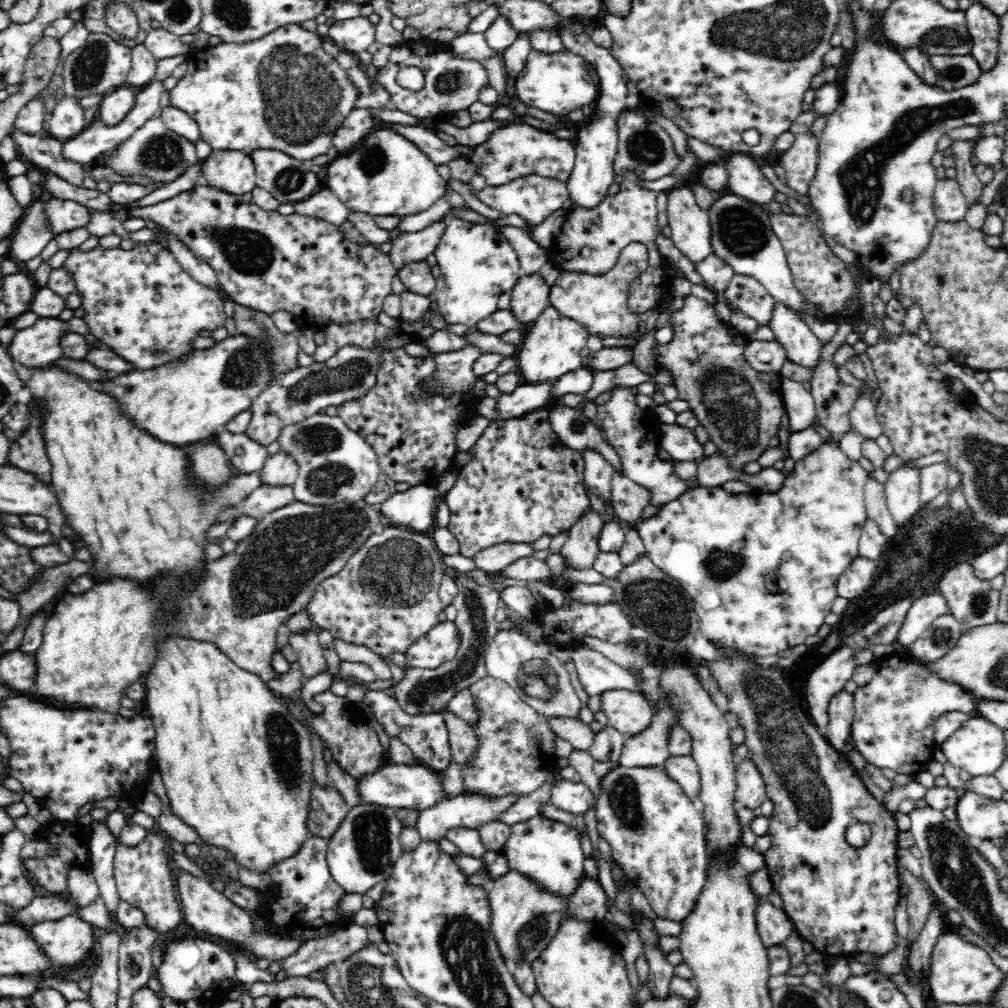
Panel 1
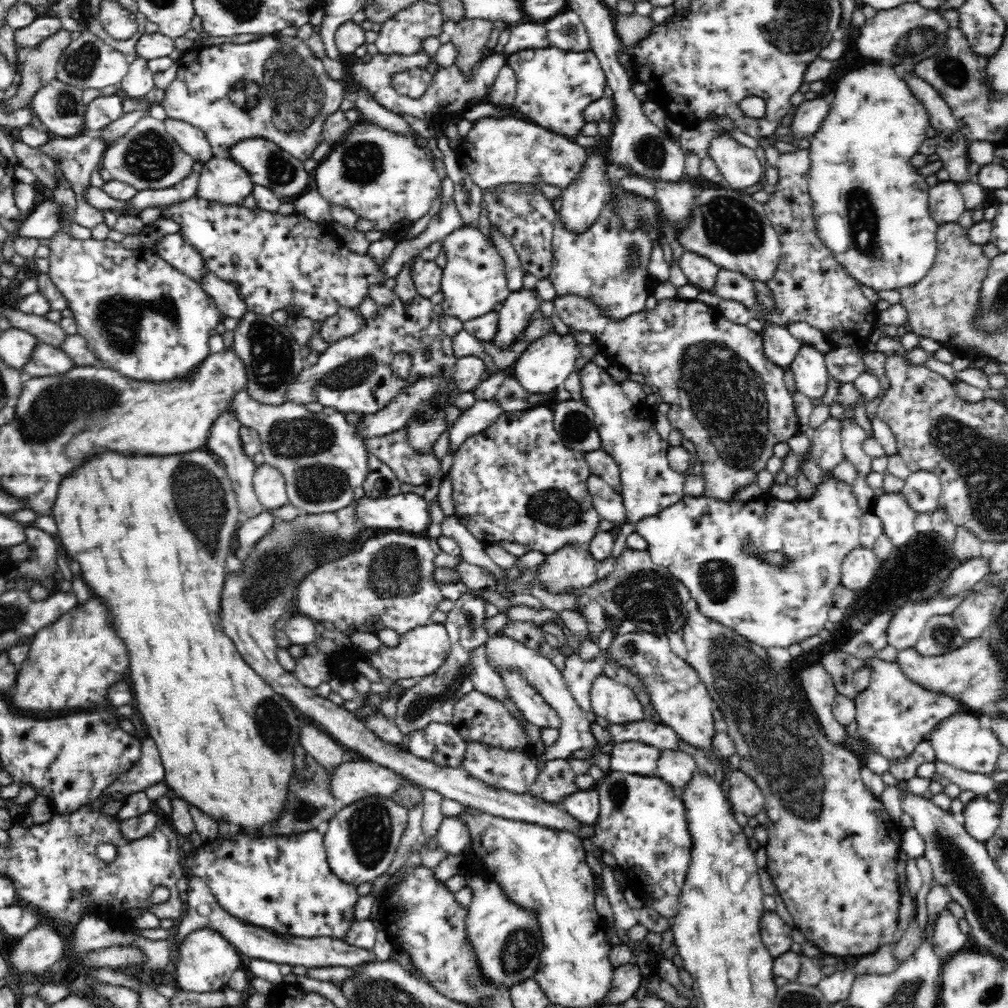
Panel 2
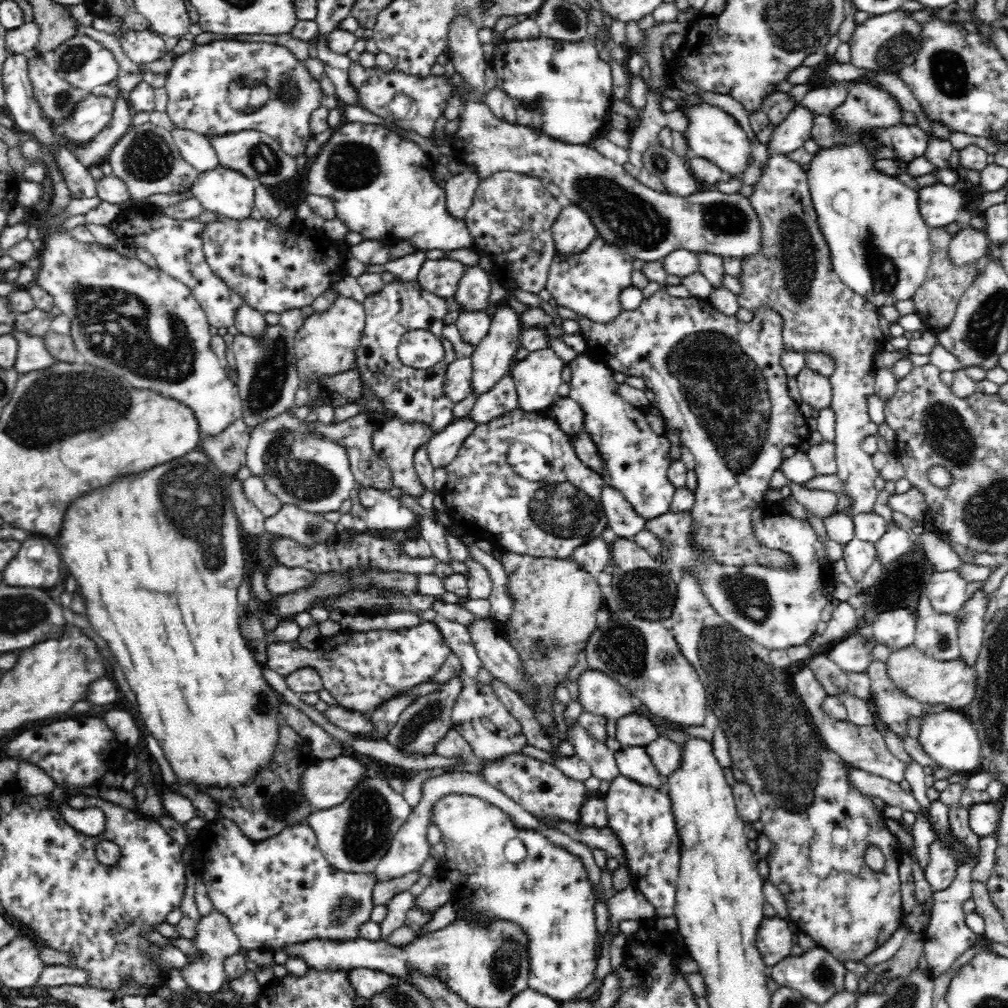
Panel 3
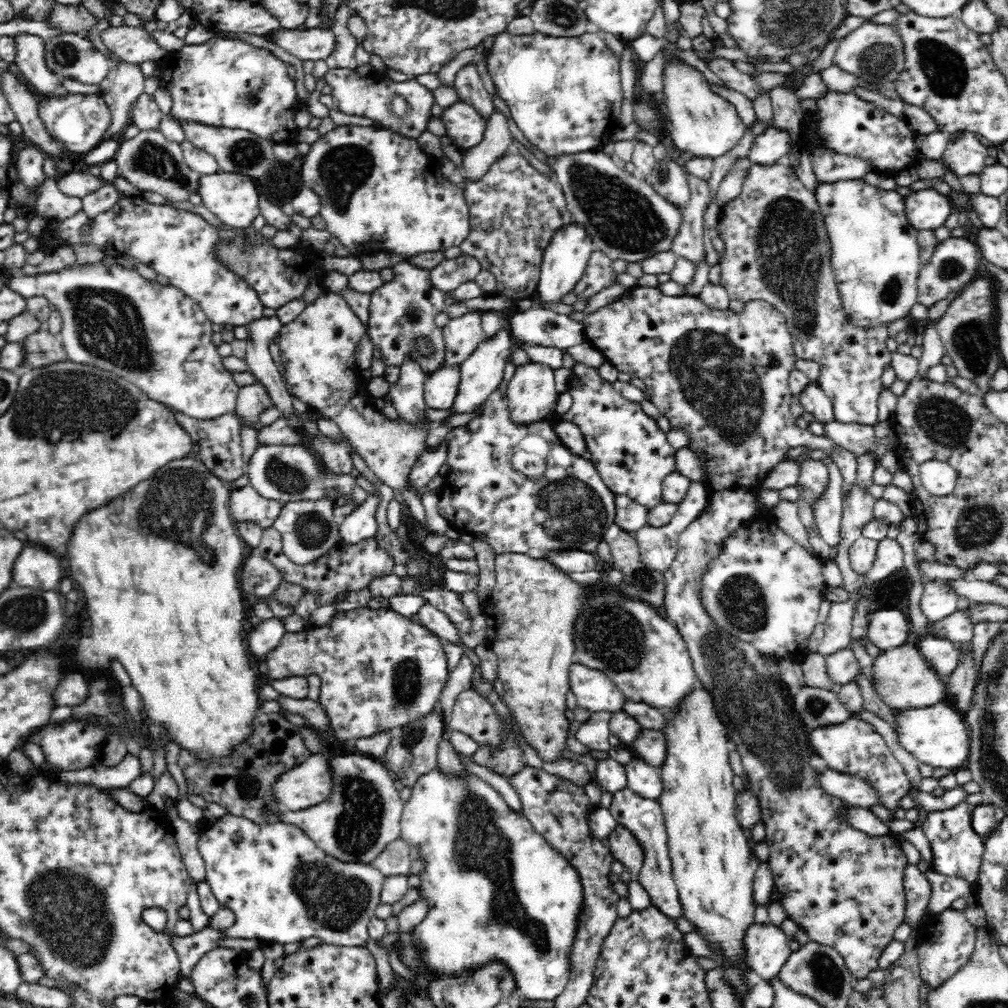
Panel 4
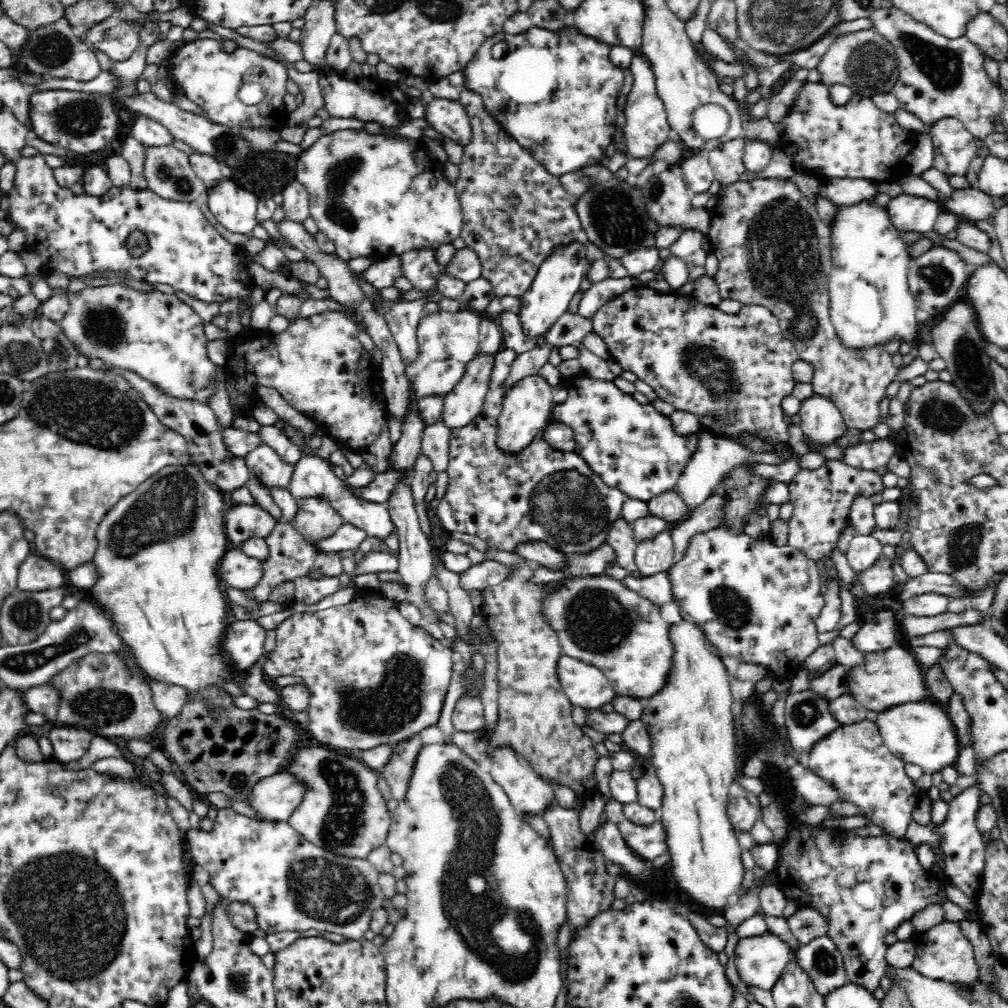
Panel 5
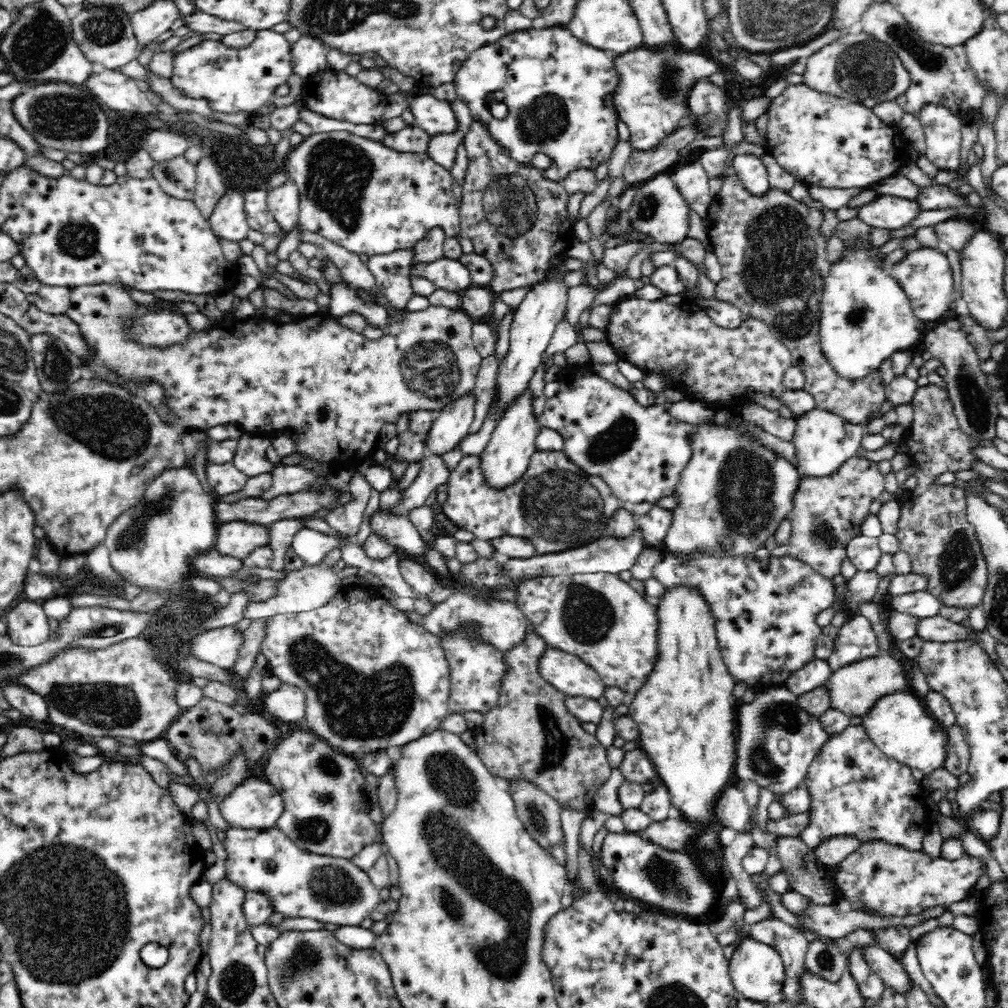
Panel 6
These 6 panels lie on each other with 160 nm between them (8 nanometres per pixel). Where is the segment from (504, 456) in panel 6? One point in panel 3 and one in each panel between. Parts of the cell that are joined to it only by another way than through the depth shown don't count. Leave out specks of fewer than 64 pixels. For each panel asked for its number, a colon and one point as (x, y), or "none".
3: (537, 377)
4: (531, 396)
5: (526, 409)

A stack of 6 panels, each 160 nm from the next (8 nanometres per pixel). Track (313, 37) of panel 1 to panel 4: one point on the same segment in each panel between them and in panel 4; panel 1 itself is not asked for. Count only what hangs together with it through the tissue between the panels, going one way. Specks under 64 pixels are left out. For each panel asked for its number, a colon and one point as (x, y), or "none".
2: (274, 87)
3: (224, 86)
4: (227, 82)

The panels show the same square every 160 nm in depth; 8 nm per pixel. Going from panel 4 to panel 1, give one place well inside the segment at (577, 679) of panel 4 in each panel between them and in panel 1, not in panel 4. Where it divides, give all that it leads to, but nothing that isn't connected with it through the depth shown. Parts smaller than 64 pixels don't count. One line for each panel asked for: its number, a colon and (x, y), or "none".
1: (628, 711)
2: (614, 701)
3: (598, 693)

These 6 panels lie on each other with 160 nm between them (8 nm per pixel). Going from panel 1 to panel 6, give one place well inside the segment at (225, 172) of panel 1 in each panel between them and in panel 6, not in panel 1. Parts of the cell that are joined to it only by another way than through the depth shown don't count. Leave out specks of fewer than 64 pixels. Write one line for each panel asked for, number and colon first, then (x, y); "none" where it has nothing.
2: (221, 180)
3: (227, 193)
4: (232, 197)
5: (234, 208)
6: (227, 221)

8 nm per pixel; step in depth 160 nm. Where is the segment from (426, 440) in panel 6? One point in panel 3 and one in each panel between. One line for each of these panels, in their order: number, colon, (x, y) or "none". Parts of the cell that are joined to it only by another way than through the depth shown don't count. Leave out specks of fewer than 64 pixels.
3: (491, 358)
4: (480, 374)
5: (465, 402)

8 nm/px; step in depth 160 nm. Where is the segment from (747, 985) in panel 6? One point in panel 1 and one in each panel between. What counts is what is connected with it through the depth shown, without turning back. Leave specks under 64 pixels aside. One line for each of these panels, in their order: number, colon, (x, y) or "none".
1: (774, 925)
2: (776, 936)
3: (773, 939)
4: (766, 949)
5: (760, 961)

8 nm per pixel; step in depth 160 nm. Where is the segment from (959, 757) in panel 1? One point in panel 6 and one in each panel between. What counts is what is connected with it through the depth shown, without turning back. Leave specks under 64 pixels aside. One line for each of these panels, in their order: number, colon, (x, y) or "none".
2: (960, 740)
3: (947, 736)
4: (938, 735)
5: (921, 733)
6: (898, 724)

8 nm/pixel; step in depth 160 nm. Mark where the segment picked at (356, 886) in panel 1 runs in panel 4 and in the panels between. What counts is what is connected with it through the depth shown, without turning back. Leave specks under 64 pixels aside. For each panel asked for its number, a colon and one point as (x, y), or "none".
2: (362, 838)
3: (354, 835)
4: (360, 816)

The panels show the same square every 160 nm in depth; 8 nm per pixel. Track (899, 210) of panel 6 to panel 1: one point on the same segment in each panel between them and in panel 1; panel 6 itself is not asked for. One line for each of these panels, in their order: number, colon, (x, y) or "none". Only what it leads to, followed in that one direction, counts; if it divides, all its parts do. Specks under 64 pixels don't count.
1: (949, 203)
2: (945, 203)
3: (939, 204)
4: (925, 209)
5: (908, 213)

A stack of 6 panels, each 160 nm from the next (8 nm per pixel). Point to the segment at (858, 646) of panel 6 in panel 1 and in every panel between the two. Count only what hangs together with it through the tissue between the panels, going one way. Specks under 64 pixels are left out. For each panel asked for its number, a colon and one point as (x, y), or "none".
1: (922, 611)
2: (906, 624)
3: (895, 629)
4: (887, 629)
5: (880, 634)

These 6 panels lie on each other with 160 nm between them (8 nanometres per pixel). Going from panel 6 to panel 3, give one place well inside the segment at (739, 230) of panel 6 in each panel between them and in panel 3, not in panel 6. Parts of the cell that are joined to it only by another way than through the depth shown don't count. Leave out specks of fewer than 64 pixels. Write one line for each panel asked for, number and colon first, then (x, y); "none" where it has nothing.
3: (791, 272)
4: (776, 247)
5: (774, 250)

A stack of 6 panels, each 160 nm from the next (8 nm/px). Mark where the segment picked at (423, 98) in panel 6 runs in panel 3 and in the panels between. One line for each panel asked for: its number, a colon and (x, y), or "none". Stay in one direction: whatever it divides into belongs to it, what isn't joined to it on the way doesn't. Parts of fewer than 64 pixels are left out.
3: (648, 224)
4: (463, 125)
5: (448, 118)

